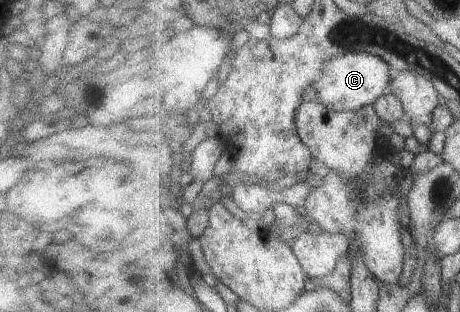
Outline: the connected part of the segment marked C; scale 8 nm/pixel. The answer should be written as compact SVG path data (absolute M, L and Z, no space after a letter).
M354 52L341 54L331 62L323 64L323 72L319 74L313 87L318 93L318 99L335 111L362 109L374 105L379 98L389 92L394 73L391 66L375 54L369 52Z

